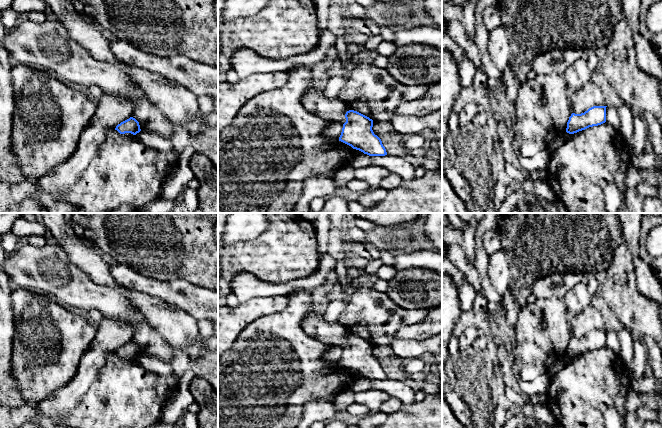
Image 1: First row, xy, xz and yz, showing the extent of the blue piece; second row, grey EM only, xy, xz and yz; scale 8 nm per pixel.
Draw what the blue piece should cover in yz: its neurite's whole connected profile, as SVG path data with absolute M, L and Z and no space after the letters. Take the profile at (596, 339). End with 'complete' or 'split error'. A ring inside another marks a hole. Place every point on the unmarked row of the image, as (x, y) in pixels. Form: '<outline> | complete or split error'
M593 330L581 338L572 337L567 346L566 356L574 358L589 351L598 350L606 346L606 331Z | complete

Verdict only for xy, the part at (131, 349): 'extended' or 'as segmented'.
as segmented

